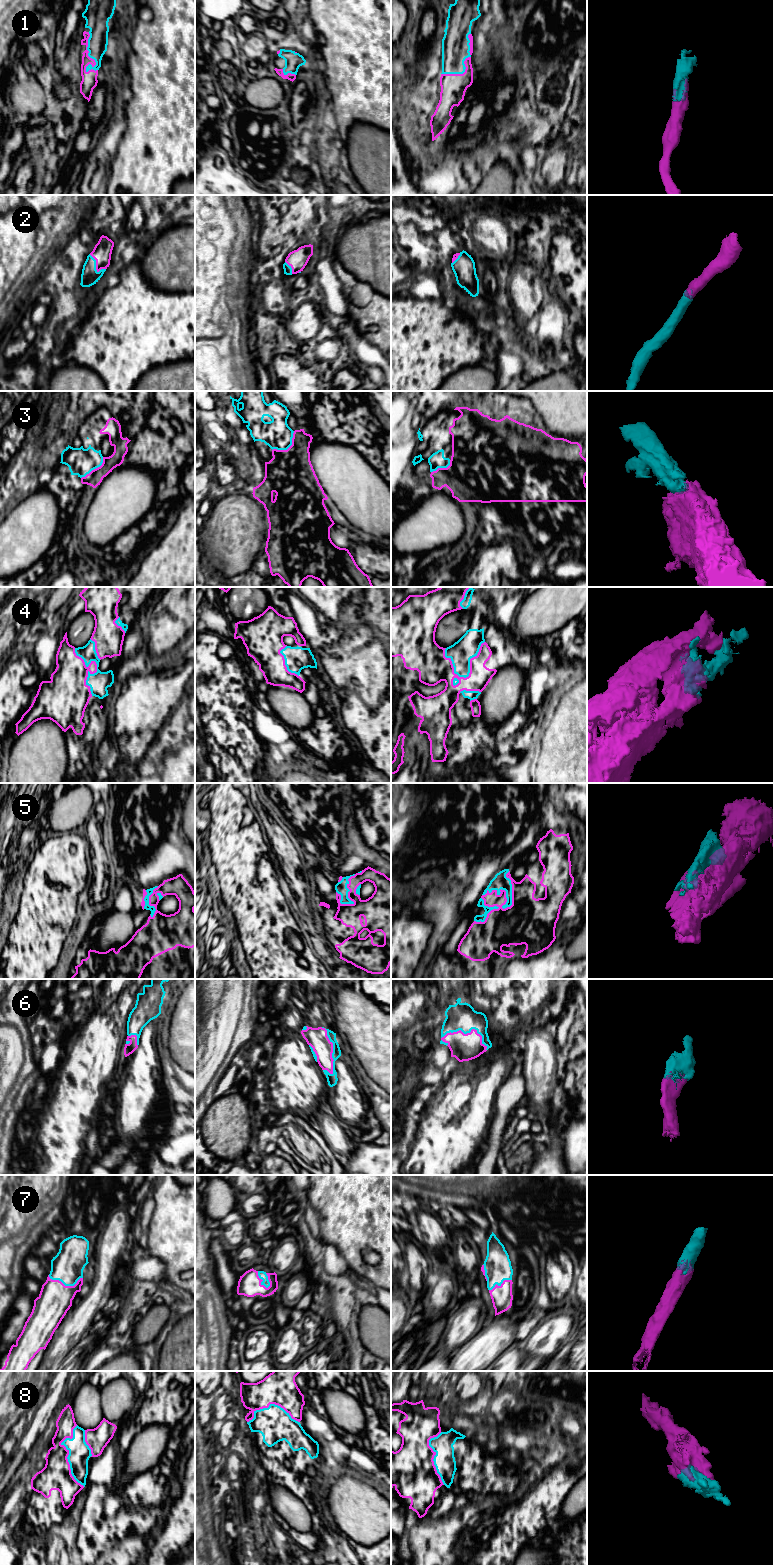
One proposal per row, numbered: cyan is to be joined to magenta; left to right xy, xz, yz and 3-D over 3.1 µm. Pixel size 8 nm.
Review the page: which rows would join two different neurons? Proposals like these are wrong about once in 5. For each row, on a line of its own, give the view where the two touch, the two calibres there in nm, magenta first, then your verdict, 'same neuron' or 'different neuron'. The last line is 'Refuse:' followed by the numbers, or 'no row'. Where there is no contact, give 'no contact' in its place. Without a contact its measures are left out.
1: contact in yz; calibres 200 and 220 nm; same neuron
2: contact in xy; calibres 150 and 140 nm; same neuron
3: contact in xz; calibres 380 and 220 nm; same neuron
4: contact in yz; calibres 200 and 190 nm; same neuron
5: contact in yz; calibres 360 and 120 nm; same neuron
6: contact in yz; calibres 220 and 220 nm; same neuron
7: contact in xy; calibres 280 and 260 nm; same neuron
8: contact in xy; calibres 240 and 180 nm; same neuron
Refuse: no row

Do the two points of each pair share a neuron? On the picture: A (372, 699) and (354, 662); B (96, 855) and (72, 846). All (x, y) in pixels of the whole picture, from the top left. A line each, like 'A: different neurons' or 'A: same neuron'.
A: same neuron
B: different neurons

